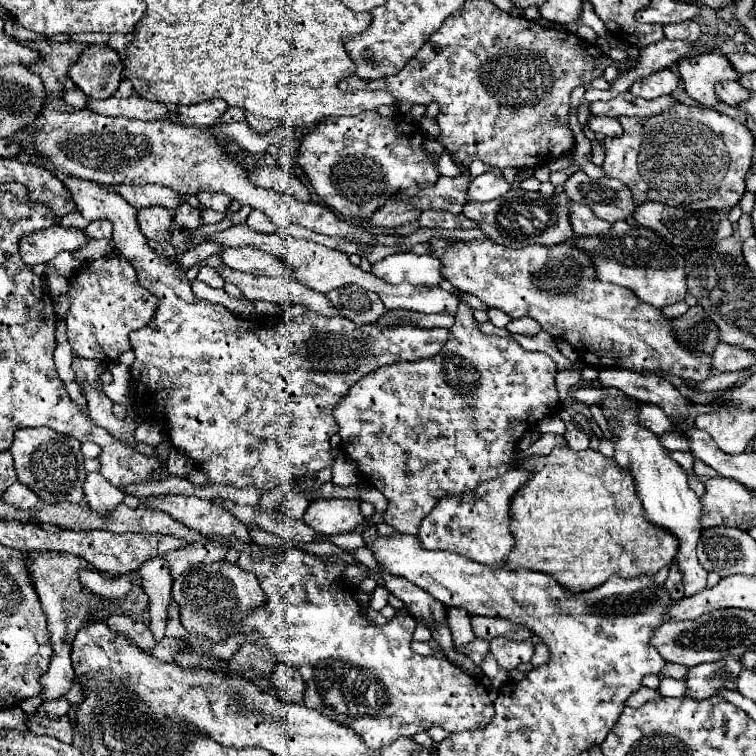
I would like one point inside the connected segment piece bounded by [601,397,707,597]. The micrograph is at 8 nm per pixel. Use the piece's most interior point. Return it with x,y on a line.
661,484

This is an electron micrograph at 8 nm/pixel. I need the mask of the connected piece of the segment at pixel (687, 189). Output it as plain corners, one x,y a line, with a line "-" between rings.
675,103
671,109
655,117
619,117
623,135
605,139
605,161
603,171
607,177
619,179
633,195
633,201
659,201
671,207
691,209
721,209
735,207
745,193
745,175
753,163
753,135
739,121
717,113
715,109
699,105

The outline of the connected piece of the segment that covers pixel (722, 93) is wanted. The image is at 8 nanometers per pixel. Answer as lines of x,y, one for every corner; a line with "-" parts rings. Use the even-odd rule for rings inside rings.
727,81
727,83
717,83
715,85
715,93
717,97
727,103
727,105
733,105
737,107
743,99
747,99
749,91
739,83
739,81

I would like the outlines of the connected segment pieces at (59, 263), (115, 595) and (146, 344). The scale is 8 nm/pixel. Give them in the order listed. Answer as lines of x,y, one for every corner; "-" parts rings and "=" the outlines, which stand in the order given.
61,253
61,255
57,255
53,261
51,261
51,265
53,267
57,267
57,271
61,273
61,275
65,275
65,277
71,277
71,275
75,275
75,271
77,271
77,267
81,265
71,253
=
79,571
79,579
89,591
93,591
95,595
101,595
105,599
125,599
125,595
131,591
131,587
135,583
141,583
141,577
137,575
137,571
133,571
129,575
119,575
113,581
103,577
101,573
=
47,161
41,165
47,165
47,169
67,185
75,199
77,211
87,221
107,219
113,223
113,245
135,267
139,283
159,299
155,315
147,327
129,335
131,349
135,353
129,375
133,385
133,403
139,415
155,415
155,419
165,425
171,445
191,457
209,477
209,483
233,485
239,489
253,485
263,491
257,505
261,510
275,511
303,475
321,471
333,463
329,437
337,433
339,427
335,427
331,407
343,399
351,385
383,365
433,357
447,343
447,329
423,329
413,325
357,325
341,315
327,317
313,311
305,311
299,317
275,319
257,315
241,319
219,303
195,297
185,271
165,257
159,257
149,247
147,237
143,237
135,221
137,211
127,207
119,195
107,191
105,185
63,175

